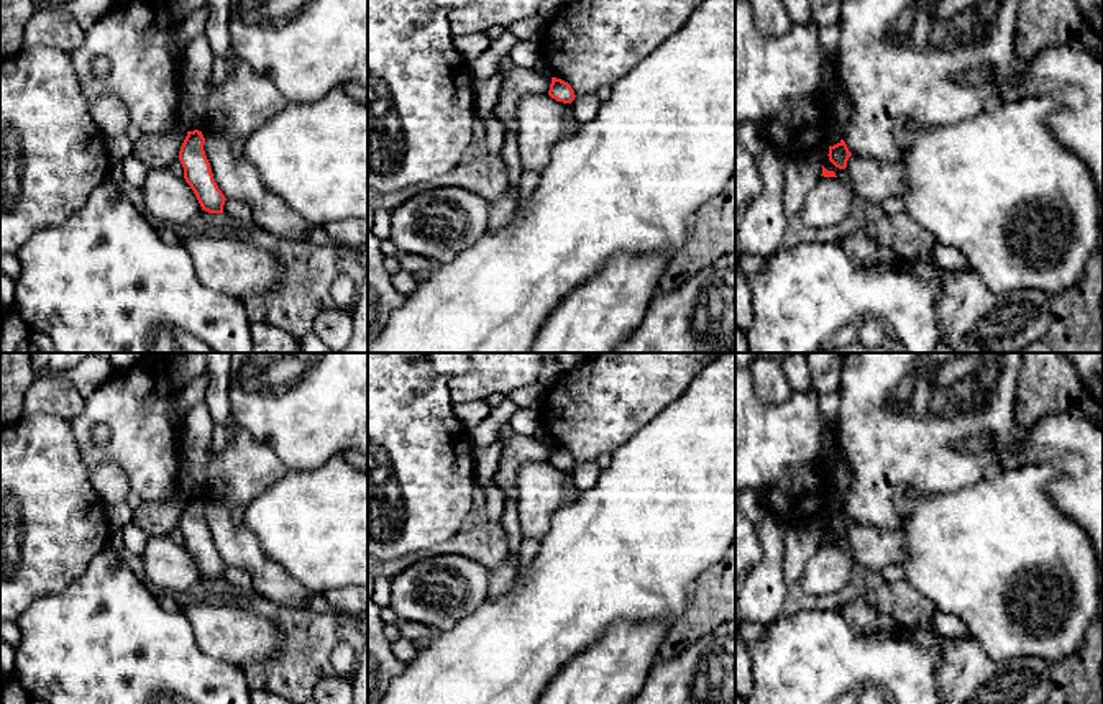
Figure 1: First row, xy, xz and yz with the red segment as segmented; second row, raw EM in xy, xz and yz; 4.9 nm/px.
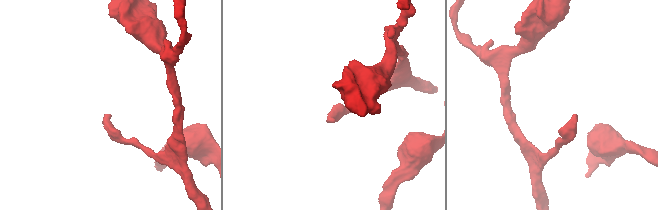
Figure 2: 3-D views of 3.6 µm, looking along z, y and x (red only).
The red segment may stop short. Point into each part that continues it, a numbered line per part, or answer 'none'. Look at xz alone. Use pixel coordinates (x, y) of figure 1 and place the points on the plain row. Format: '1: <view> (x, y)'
none

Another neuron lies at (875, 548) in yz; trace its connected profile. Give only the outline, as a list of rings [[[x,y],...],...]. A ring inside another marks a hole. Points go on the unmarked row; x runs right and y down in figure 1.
[[[850,523],[845,538],[855,565],[862,565],[868,569],[883,569],[890,565],[901,565],[906,556],[906,538],[901,530],[891,532]]]

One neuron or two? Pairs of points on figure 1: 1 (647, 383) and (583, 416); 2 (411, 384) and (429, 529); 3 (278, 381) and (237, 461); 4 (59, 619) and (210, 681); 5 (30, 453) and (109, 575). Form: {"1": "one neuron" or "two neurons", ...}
{"1": "one neuron", "2": "one neuron", "3": "two neurons", "4": "one neuron", "5": "two neurons"}

